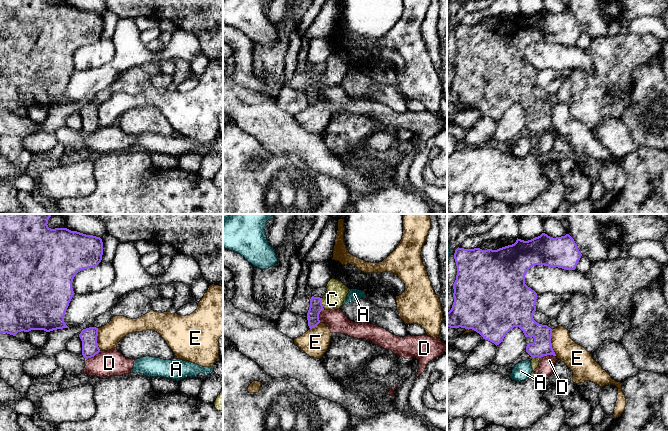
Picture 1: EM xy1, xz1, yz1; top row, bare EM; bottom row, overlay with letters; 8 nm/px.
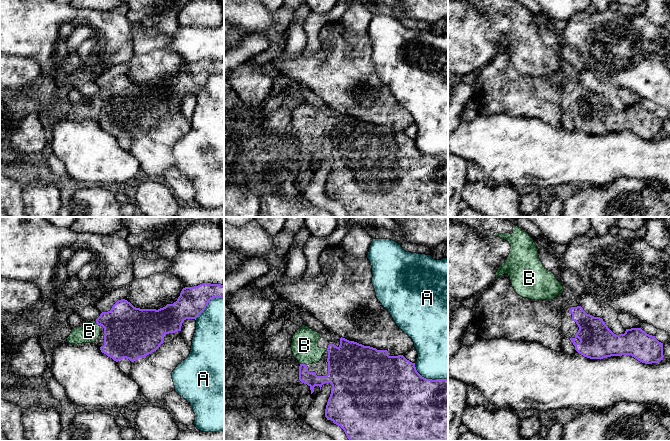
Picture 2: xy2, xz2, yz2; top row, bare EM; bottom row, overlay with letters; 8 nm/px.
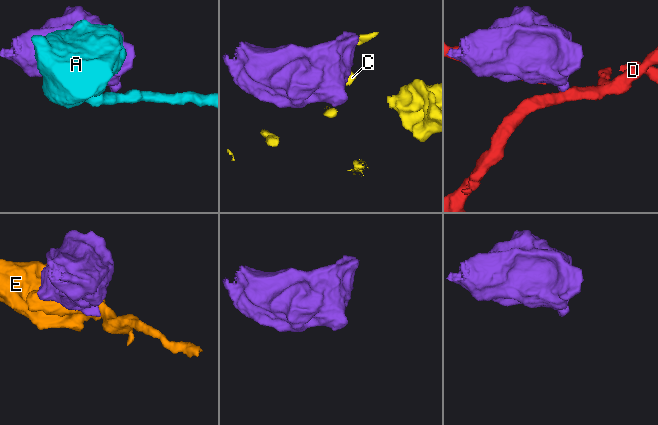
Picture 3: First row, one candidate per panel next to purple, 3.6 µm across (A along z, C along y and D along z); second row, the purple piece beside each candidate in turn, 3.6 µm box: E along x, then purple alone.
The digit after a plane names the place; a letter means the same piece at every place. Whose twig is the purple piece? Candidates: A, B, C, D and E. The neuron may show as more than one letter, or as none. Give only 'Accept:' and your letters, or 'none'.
Accept: B

